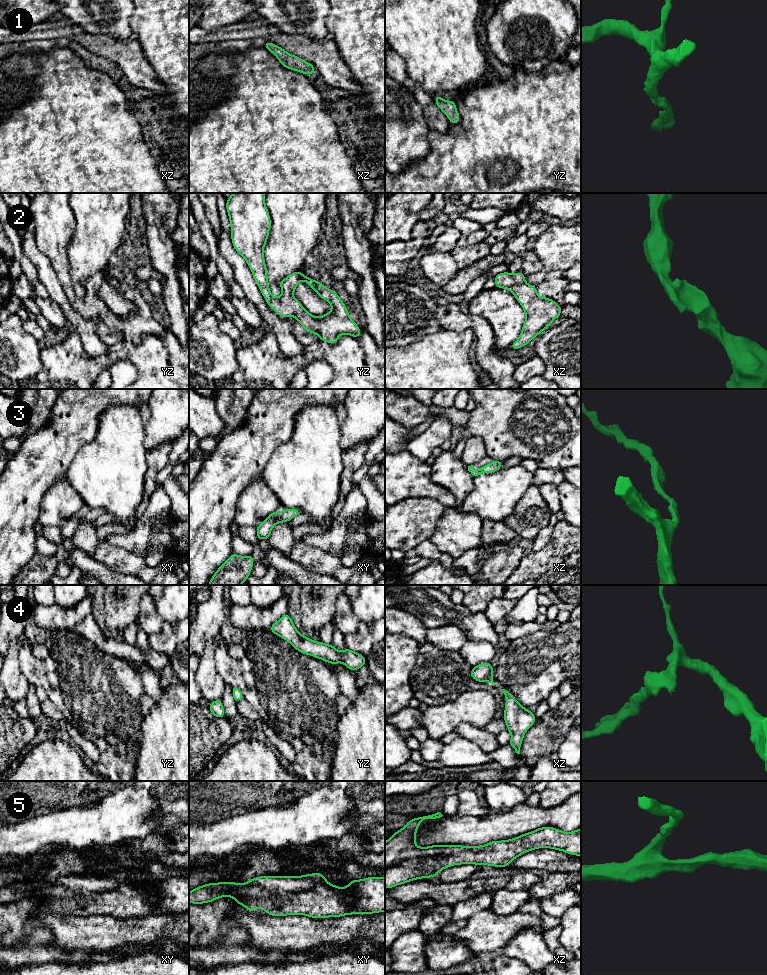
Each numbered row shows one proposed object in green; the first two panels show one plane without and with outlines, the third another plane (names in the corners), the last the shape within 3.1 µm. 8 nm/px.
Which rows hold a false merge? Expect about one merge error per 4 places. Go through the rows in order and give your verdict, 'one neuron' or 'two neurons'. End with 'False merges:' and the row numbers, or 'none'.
1: one neuron
2: one neuron
3: one neuron
4: one neuron
5: one neuron
False merges: none

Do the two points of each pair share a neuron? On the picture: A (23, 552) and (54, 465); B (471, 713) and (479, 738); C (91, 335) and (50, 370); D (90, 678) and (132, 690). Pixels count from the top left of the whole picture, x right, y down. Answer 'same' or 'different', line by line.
A: same
B: different
C: different
D: same

